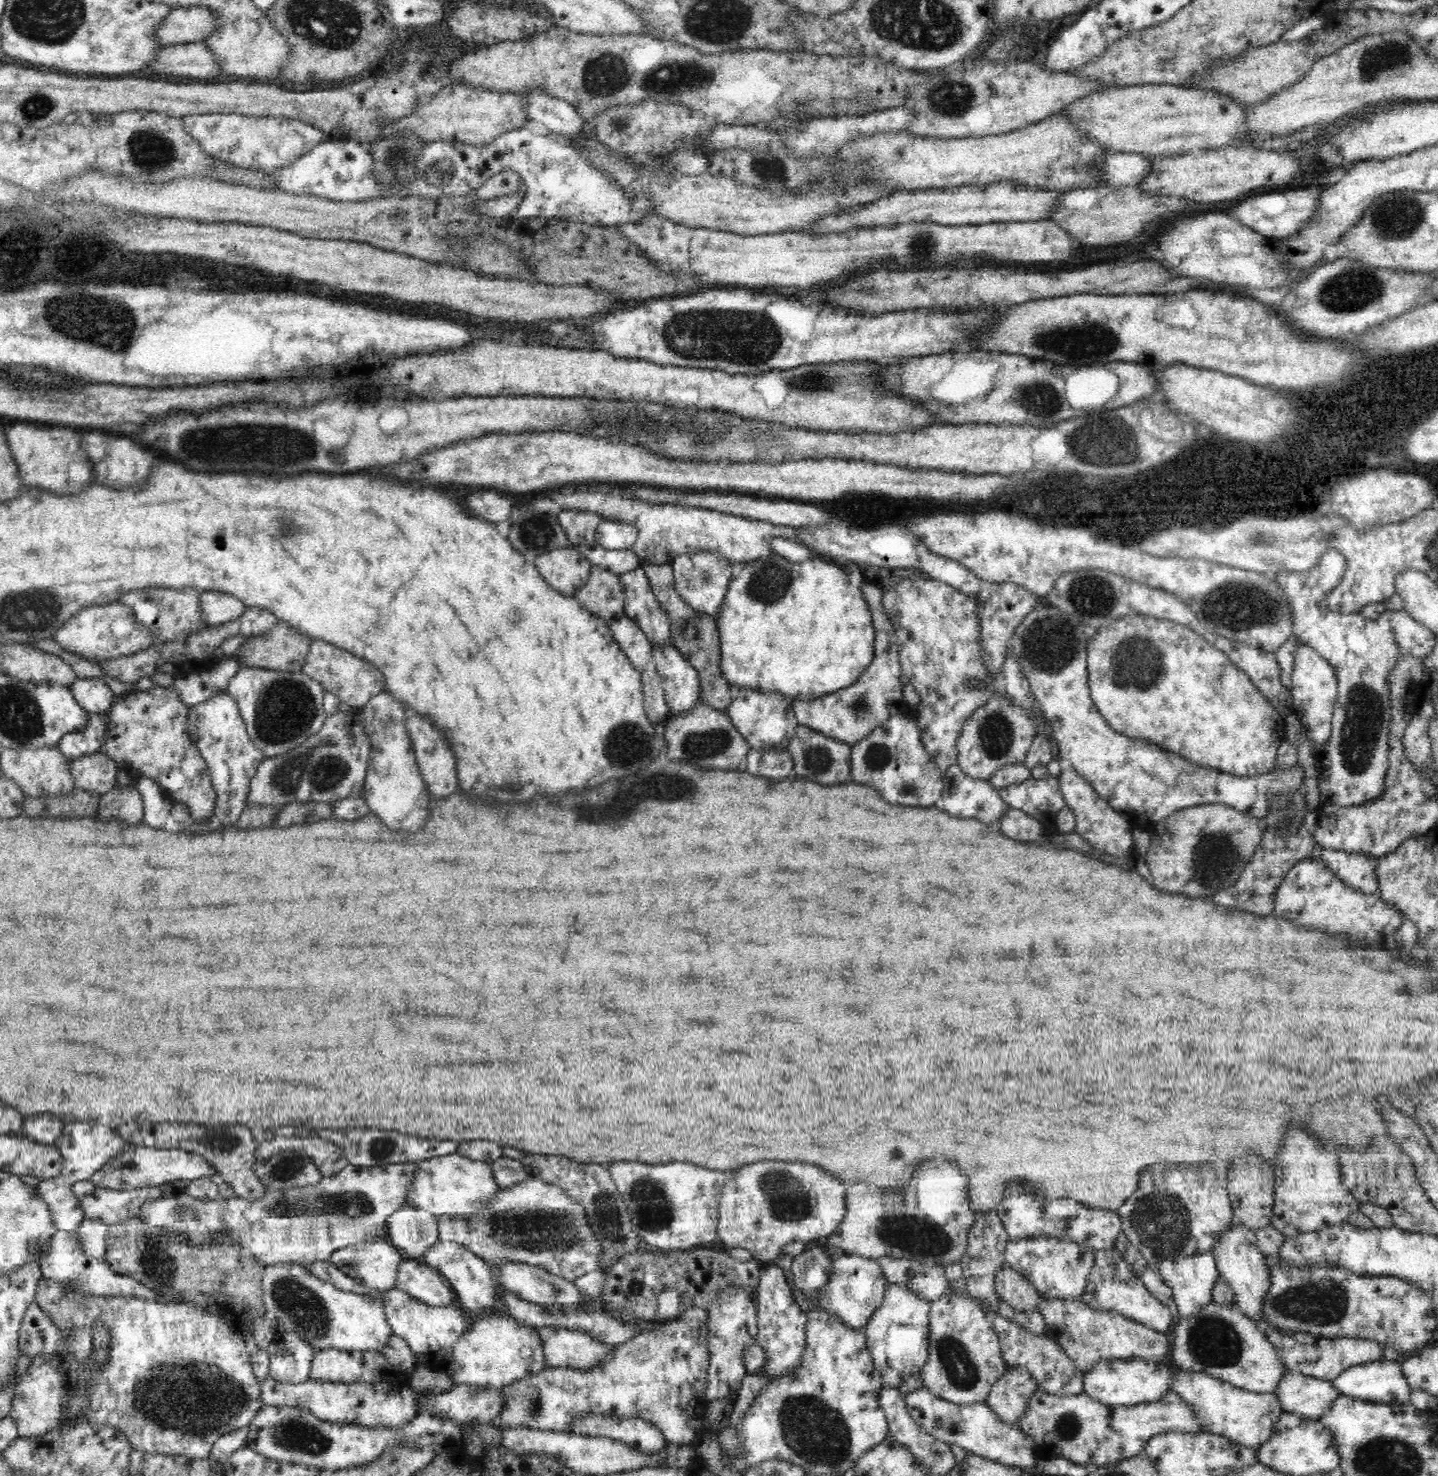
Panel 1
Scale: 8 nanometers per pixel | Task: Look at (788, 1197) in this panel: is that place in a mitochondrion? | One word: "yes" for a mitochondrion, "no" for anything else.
yes

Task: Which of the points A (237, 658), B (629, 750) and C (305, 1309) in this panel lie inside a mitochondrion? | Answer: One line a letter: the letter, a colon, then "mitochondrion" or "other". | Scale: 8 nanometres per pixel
A: other
B: mitochondrion
C: mitochondrion

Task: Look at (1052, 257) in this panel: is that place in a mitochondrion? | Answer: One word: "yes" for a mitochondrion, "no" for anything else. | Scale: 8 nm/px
no

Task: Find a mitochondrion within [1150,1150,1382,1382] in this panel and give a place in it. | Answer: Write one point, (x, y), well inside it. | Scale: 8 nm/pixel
(1324, 1303)

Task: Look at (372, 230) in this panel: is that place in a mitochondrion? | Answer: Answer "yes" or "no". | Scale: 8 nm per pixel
no

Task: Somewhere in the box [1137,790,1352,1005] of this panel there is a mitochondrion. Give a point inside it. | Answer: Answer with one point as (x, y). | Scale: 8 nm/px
(1215, 857)

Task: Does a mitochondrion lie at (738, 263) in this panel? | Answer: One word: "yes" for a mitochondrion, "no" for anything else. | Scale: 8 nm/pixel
no

